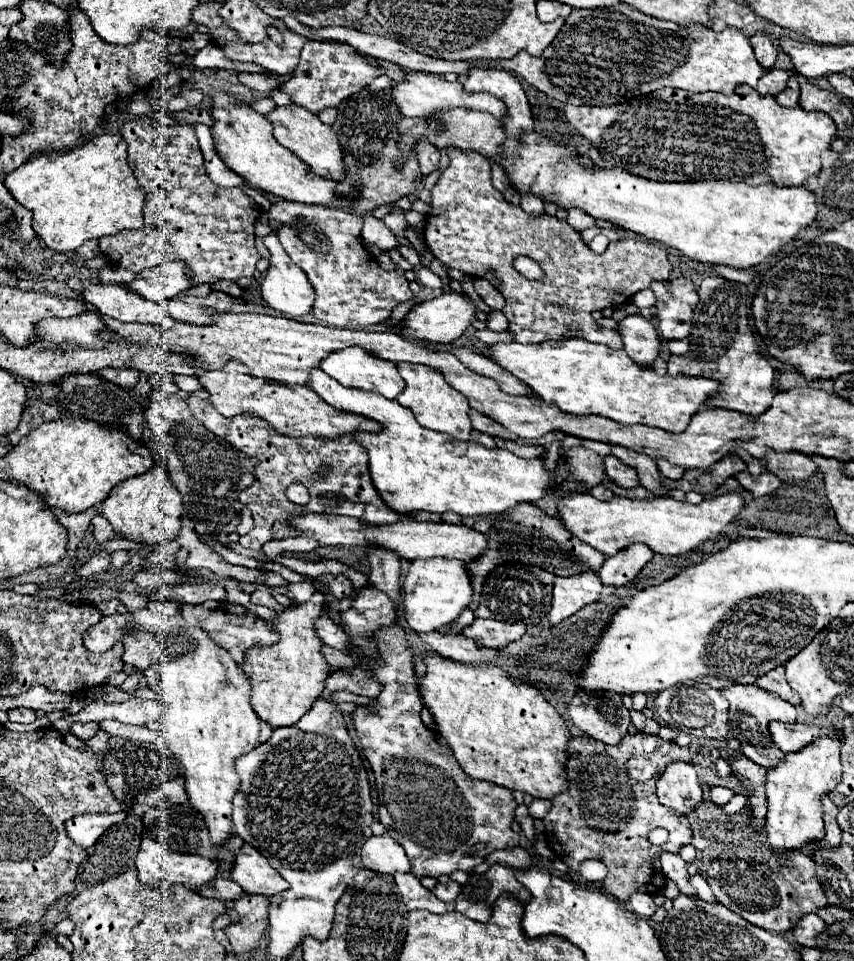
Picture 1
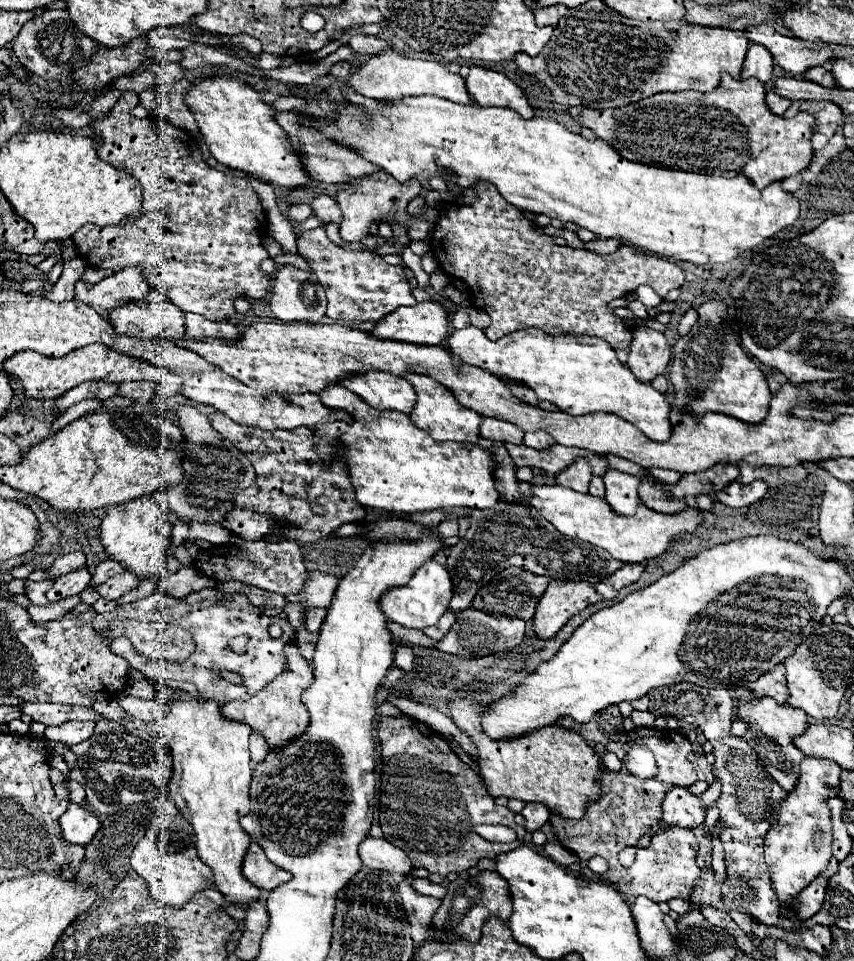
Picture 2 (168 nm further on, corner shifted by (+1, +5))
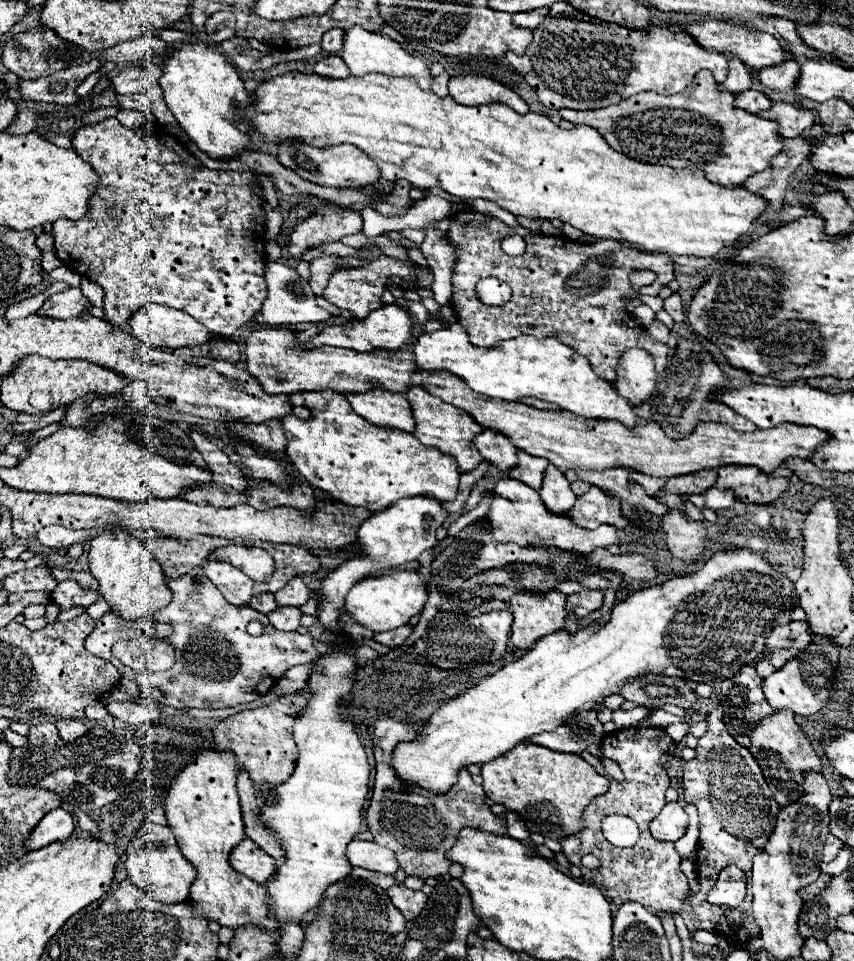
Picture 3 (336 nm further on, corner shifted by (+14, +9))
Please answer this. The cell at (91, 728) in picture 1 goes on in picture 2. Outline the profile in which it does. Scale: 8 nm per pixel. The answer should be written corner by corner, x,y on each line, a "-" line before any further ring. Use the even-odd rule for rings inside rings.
65,721
57,727
47,727
45,737
47,741
63,741
67,745
81,743
93,735
93,721

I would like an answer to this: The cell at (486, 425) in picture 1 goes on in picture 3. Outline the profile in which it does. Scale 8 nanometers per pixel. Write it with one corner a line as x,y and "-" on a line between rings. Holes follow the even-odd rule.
482,429
482,433
474,437
474,445
482,457
500,471
508,471
516,465
518,449
512,449
512,441
508,441
508,437
500,437
500,433
492,433
492,429

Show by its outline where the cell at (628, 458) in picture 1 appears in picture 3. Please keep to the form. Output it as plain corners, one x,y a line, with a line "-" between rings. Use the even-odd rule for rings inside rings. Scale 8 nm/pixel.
670,509
664,515
662,529
666,533
666,545
674,557
682,561
696,561
706,549
706,529
702,523
684,517
680,509

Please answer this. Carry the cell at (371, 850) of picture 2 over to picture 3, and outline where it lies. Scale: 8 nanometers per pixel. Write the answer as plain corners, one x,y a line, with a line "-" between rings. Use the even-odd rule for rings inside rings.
352,839
346,855
354,867
364,867
364,869
378,871
384,875
394,875
398,871
398,861
394,853
374,841

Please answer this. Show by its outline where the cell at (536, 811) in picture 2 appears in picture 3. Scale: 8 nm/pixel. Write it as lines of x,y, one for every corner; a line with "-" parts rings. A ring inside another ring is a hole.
508,811
506,813
506,823
508,823
508,835
512,837
512,839
518,839
518,841
524,841
524,839
528,839
528,829
526,829
526,825
524,825
524,819
518,815
518,813
512,813
512,811

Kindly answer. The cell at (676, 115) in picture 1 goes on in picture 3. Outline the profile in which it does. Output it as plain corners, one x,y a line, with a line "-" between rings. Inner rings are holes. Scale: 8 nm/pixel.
706,69
694,77
694,83
688,85
684,93
672,97
644,91
604,109
560,109
560,115
574,125
594,127
614,151
632,159
674,169
698,169
704,171
712,183
740,187
750,175
768,169
784,143
776,121
736,109
734,101
736,93
718,91
716,79

